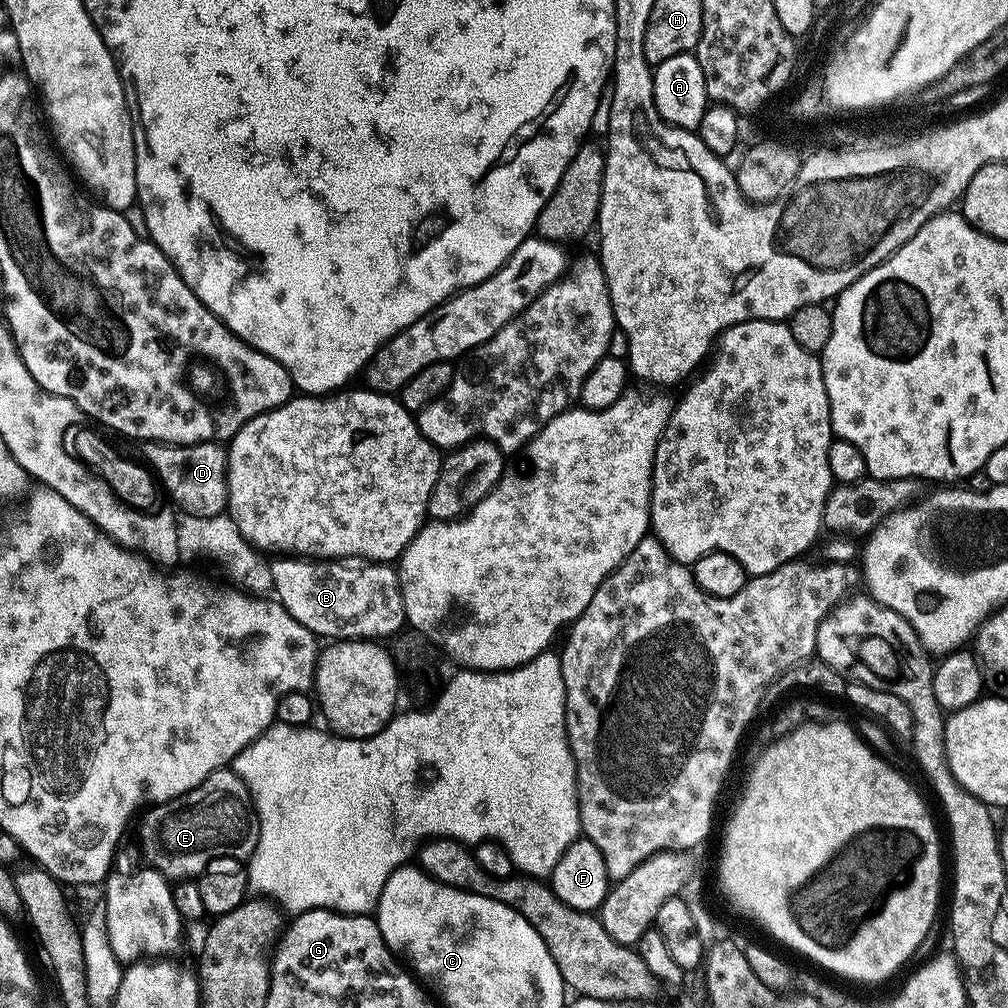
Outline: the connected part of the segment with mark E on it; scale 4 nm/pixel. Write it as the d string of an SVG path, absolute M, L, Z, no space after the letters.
M231 767L218 769L194 790L145 812L140 824L140 848L148 859L145 861L172 882L199 877L204 867L219 856L247 861L258 846L260 823L252 796Z

